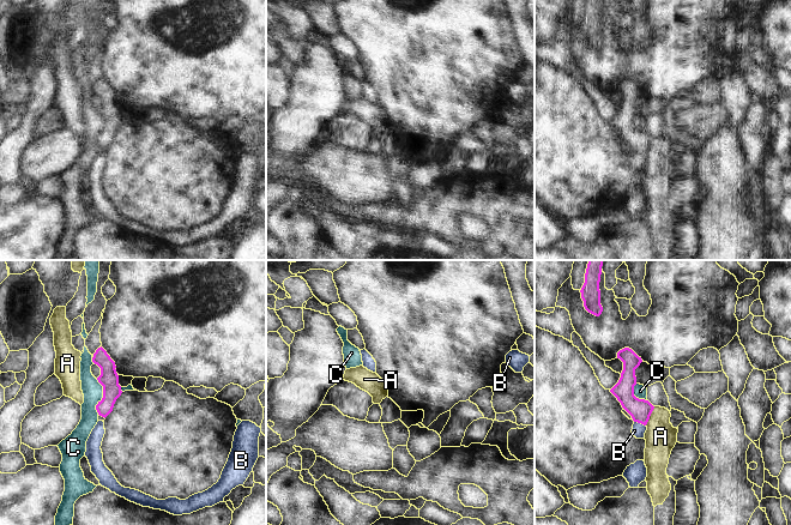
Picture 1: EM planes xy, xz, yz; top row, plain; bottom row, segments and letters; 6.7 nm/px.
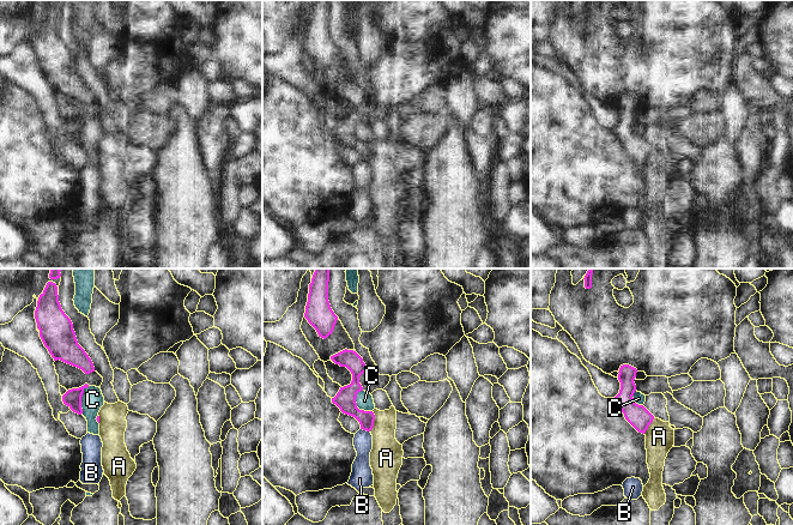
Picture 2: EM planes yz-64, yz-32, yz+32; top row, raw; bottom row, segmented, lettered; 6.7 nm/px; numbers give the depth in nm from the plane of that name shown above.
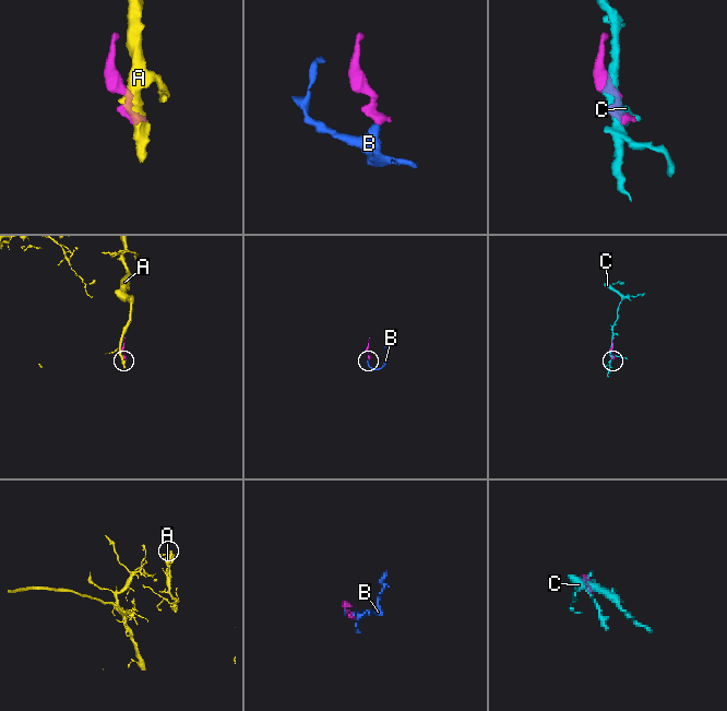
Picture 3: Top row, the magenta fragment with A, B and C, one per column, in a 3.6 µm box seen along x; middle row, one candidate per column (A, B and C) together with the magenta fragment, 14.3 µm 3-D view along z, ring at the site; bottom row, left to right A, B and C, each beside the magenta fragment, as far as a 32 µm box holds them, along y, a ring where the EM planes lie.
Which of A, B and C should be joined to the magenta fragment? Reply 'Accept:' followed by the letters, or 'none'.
Accept: B

